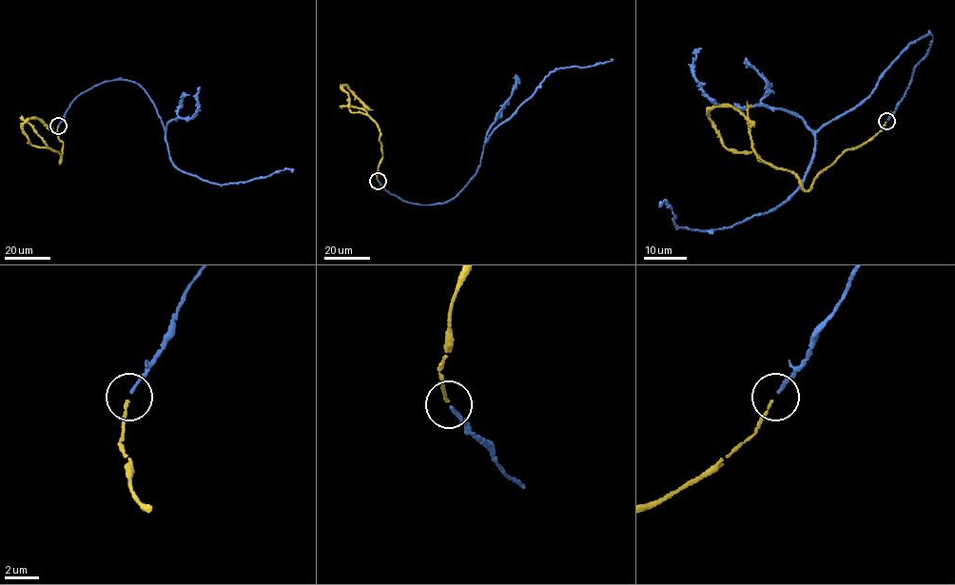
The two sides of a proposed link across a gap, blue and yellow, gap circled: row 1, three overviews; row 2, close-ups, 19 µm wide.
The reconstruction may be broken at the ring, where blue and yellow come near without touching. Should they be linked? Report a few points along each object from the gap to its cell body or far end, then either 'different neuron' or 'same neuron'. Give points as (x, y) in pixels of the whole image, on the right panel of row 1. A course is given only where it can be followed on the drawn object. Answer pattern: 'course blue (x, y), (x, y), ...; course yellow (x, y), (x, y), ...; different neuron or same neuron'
course blue (887, 120), (928, 34), (815, 133), (804, 182), (775, 208), (705, 230), (676, 225), (659, 206); course yellow (886, 122), (806, 190), (788, 170), (754, 152), (730, 151), (710, 116), (716, 107), (731, 106), (754, 125); same neuron

